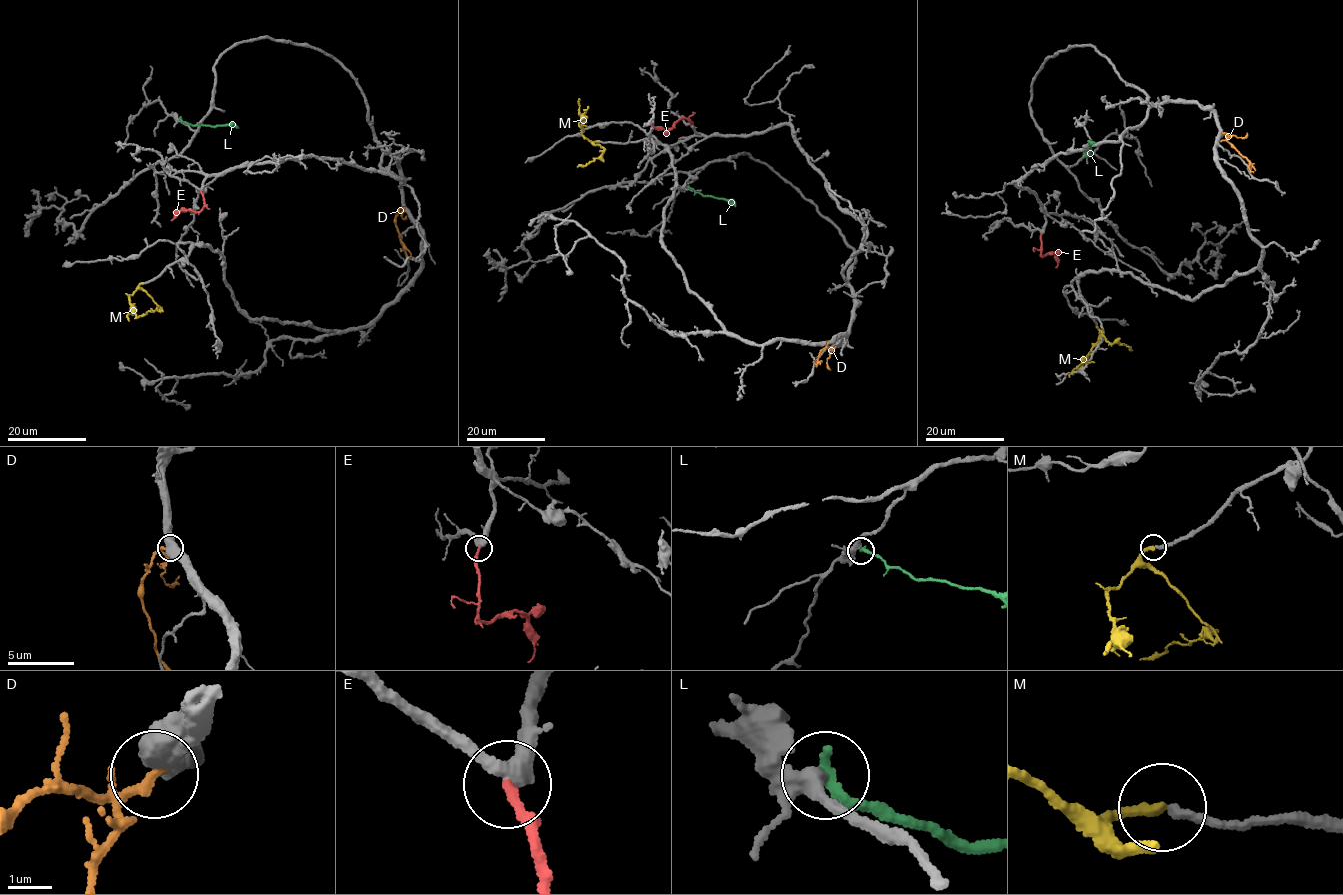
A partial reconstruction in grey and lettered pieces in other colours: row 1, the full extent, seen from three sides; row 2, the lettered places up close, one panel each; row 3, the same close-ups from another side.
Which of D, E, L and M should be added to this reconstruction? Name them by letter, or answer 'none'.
E, M

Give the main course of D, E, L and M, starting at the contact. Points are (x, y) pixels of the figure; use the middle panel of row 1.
D: (835, 347), (820, 351), (817, 360), (821, 362), (820, 364)
E: (691, 124), (683, 118), (672, 127), (665, 129), (653, 124)
L: (687, 187), (726, 199), (735, 206)
M: (598, 141), (594, 143), (604, 151), (592, 161), (577, 166)

